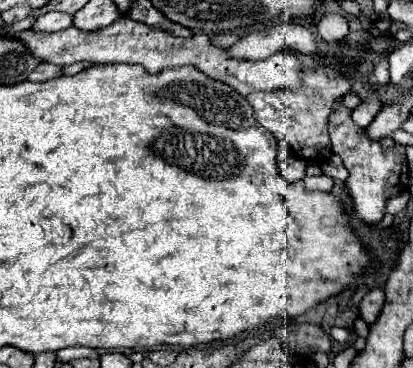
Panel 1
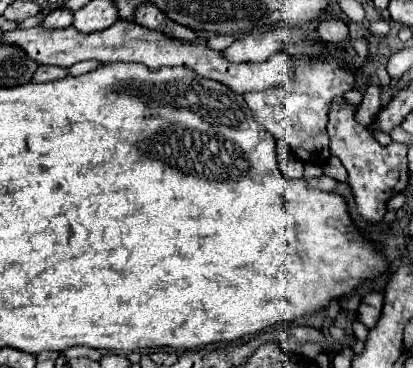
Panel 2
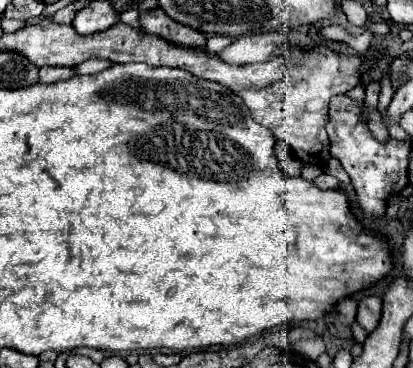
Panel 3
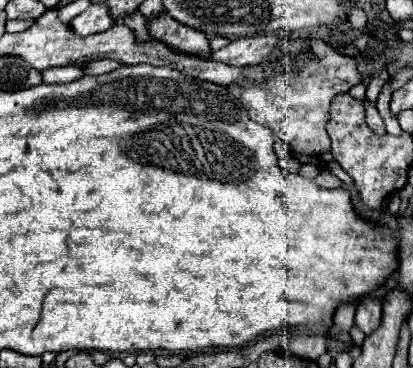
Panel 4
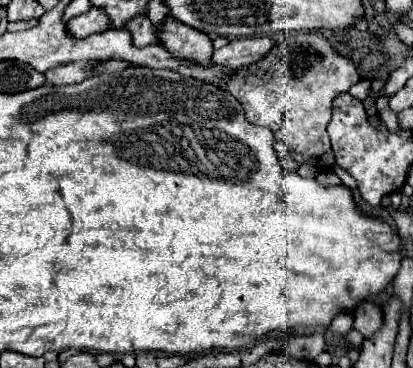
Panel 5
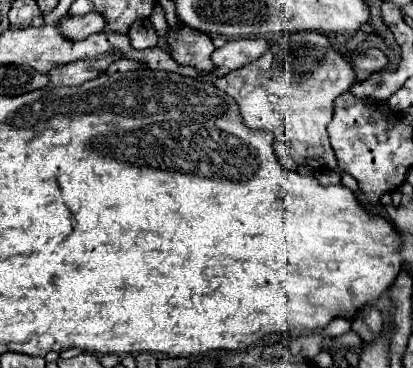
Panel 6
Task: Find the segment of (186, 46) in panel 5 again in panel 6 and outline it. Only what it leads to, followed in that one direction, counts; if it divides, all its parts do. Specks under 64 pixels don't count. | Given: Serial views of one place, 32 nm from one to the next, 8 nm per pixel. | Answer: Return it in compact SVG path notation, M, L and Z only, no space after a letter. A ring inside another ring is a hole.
M186 26L180 32L168 30L168 42L172 58L178 64L192 64L192 68L200 68L200 72L212 72L212 68L216 68L210 60L214 44L206 34Z

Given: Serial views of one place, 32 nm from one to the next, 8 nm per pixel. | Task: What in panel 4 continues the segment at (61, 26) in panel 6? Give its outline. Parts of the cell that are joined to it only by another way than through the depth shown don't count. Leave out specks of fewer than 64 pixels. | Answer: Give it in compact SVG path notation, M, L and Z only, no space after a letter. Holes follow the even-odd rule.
M90 4L90 8L86 12L82 12L80 16L76 16L74 20L70 20L68 26L72 28L72 32L76 36L84 38L88 34L96 34L96 32L104 32L104 30L112 28L114 22L104 4Z

